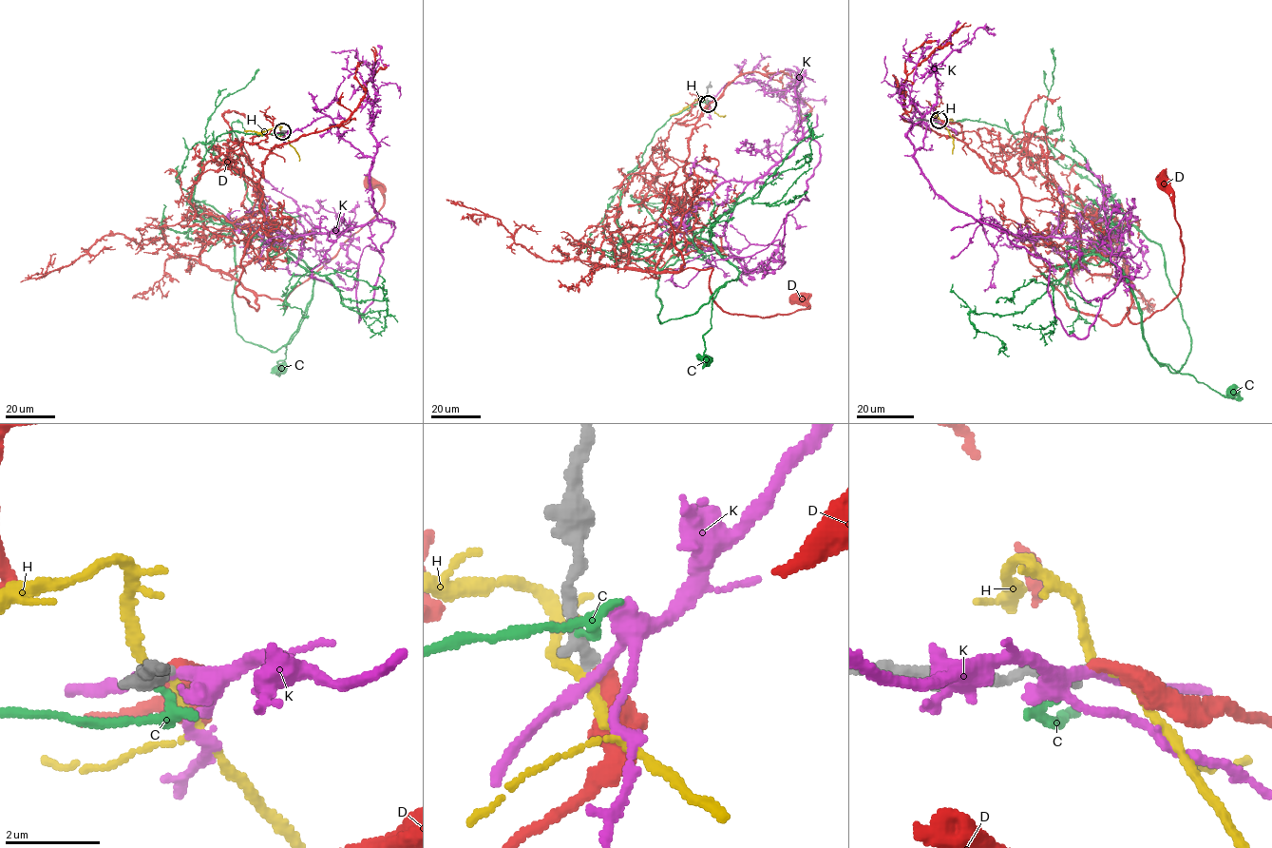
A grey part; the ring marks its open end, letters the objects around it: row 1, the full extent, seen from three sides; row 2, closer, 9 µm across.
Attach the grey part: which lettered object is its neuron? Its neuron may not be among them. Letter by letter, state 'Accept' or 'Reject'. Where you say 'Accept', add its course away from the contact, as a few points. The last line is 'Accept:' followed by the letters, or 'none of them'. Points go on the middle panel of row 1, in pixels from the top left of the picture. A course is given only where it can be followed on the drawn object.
C: Reject
D: Accept. Its course: (708, 104), (678, 123), (689, 179), (661, 214), (681, 268), (712, 268), (730, 314), (796, 298)
H: Reject
K: Reject
Accept: D

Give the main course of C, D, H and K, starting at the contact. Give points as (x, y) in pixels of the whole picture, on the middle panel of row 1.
C: (707, 102), (656, 131), (621, 192), (617, 223), (626, 243), (704, 239), (739, 271), (712, 301), (708, 360)
D: (708, 104), (678, 123), (689, 179), (661, 214), (681, 268), (712, 268), (730, 314), (796, 298)
H: (707, 104), (705, 100), (694, 101), (670, 116)
K: (708, 104), (727, 83), (798, 83), (820, 161), (786, 217), (783, 261), (776, 245), (677, 233)

